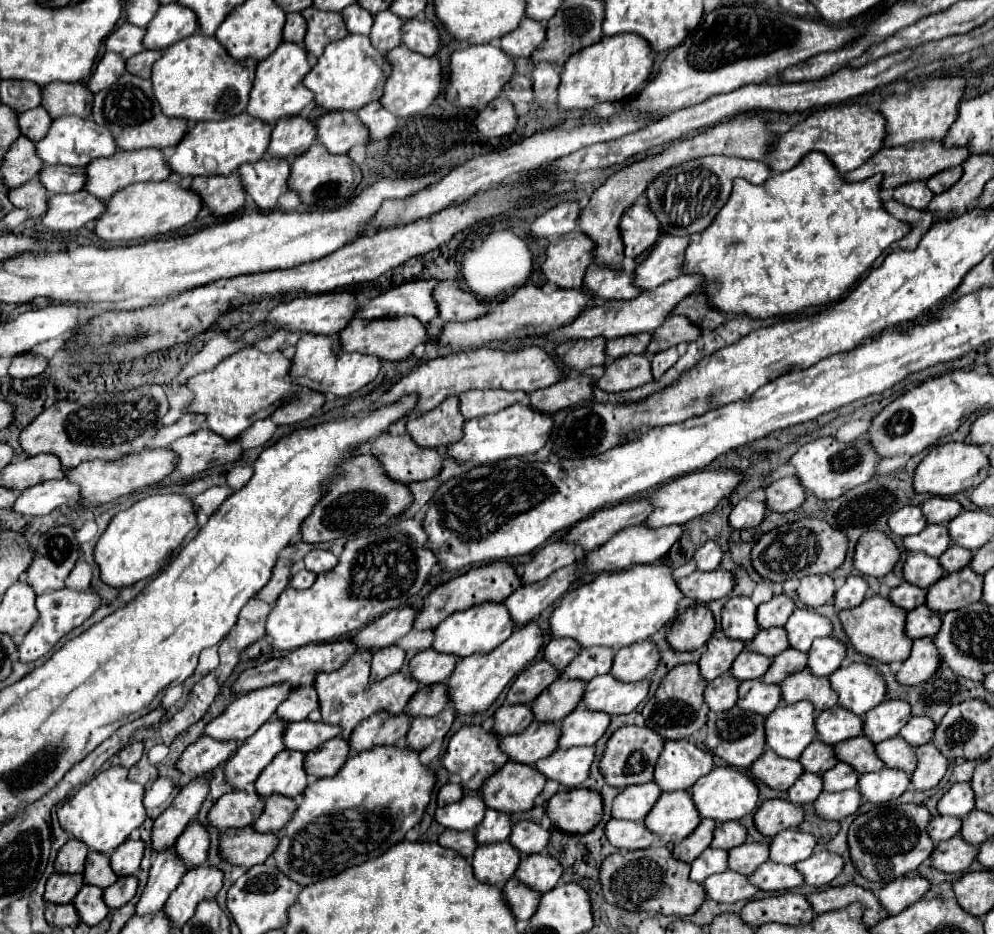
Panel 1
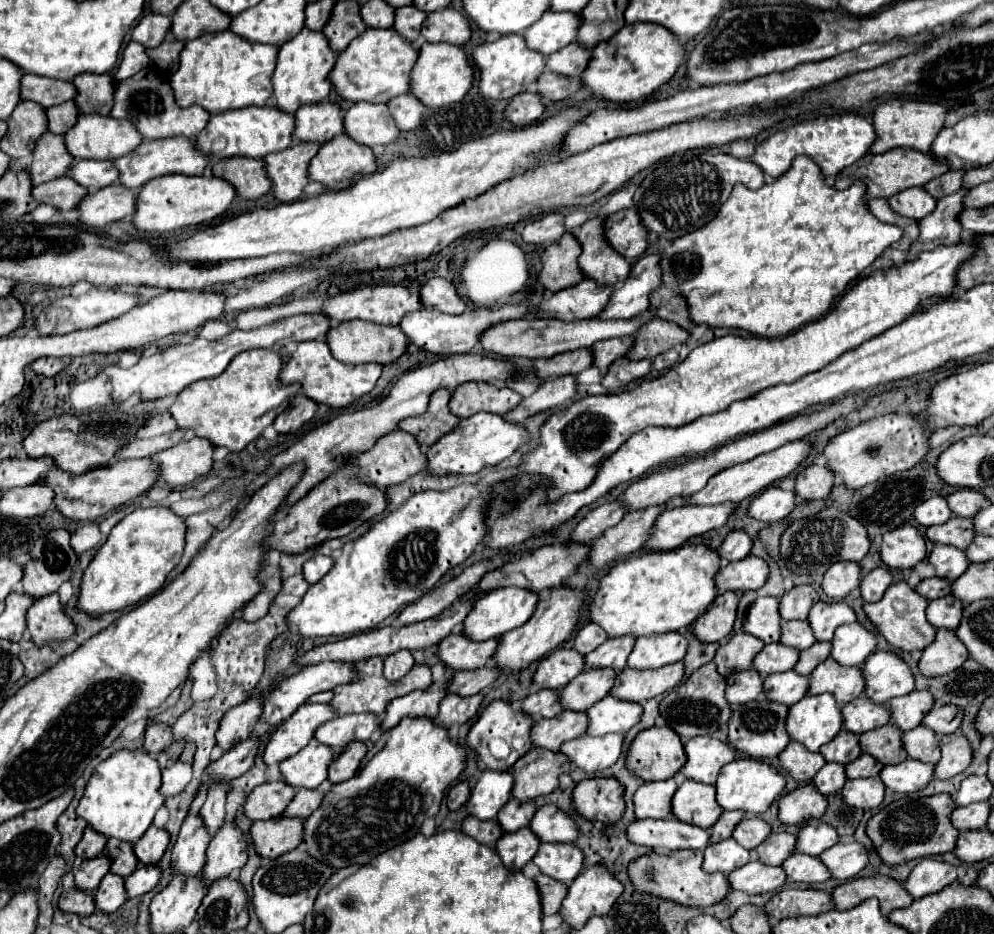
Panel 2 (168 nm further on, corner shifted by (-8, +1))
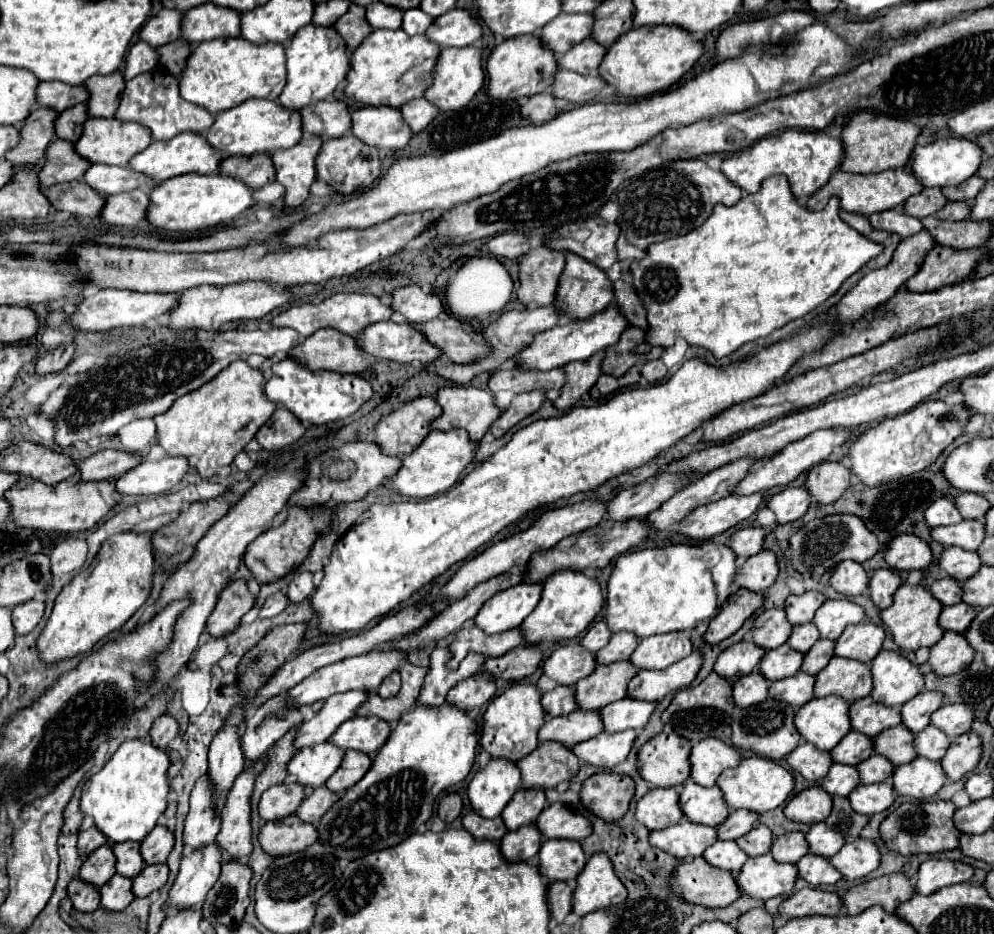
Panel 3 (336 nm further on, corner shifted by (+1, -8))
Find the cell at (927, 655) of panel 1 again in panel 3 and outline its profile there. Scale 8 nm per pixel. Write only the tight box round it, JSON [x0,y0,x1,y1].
[928,631,974,677]

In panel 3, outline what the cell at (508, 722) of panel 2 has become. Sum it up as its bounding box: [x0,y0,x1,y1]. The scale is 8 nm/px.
[480,683,546,761]

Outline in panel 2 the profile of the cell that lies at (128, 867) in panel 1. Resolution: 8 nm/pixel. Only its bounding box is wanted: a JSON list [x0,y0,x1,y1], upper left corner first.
[135,826,169,864]

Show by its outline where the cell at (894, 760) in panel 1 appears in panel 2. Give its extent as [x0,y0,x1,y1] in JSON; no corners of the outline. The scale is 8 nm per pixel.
[903,724,941,764]

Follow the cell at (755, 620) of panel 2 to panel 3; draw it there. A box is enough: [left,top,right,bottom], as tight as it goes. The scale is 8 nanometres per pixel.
[752,609,792,649]

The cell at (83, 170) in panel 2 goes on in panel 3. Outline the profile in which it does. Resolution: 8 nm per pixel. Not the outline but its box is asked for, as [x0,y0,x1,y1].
[82,165,154,195]

